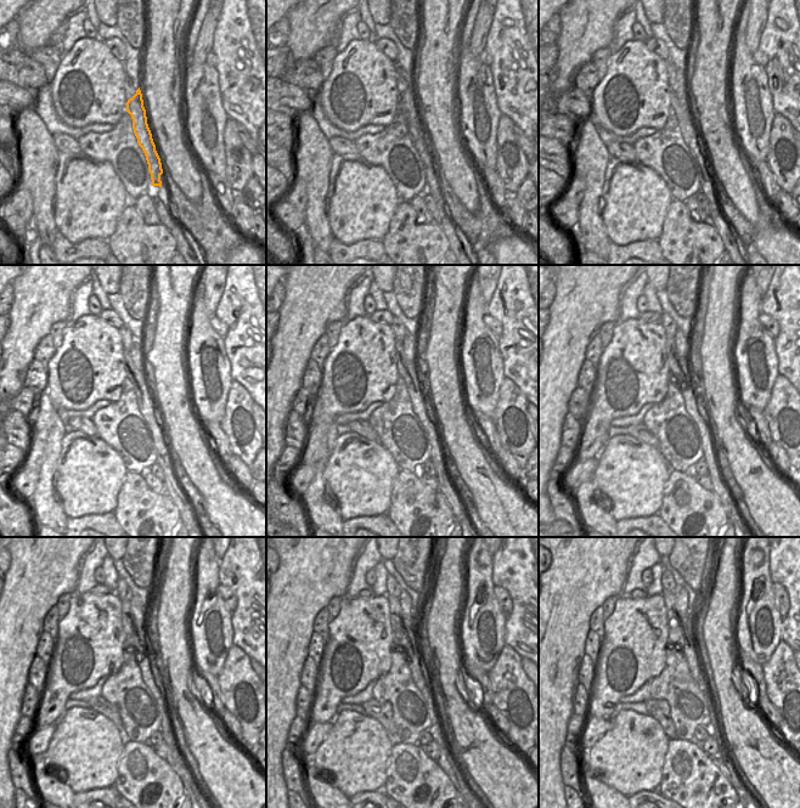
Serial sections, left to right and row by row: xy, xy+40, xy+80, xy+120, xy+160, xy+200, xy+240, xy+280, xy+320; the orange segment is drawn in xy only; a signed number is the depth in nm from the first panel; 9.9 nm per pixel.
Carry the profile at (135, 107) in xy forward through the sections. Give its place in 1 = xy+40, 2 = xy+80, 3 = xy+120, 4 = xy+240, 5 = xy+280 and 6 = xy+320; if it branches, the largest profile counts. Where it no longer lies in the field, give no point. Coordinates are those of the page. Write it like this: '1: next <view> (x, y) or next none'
1: next xy+40 (407, 106)
2: next xy+80 (687, 125)
3: next xy+120 (145, 402)
4: next xy+240 (144, 664)
5: next xy+280 (413, 665)
6: next xy+320 (668, 581)

